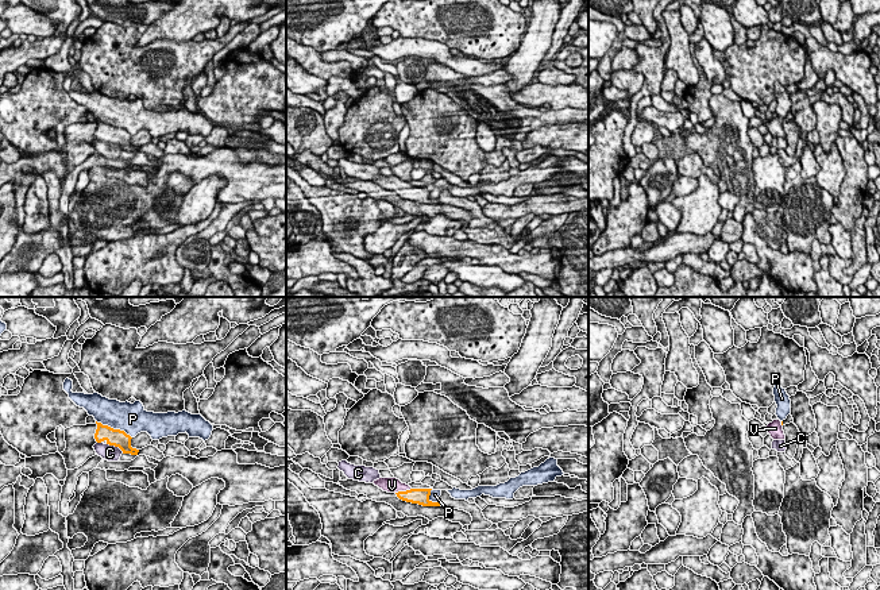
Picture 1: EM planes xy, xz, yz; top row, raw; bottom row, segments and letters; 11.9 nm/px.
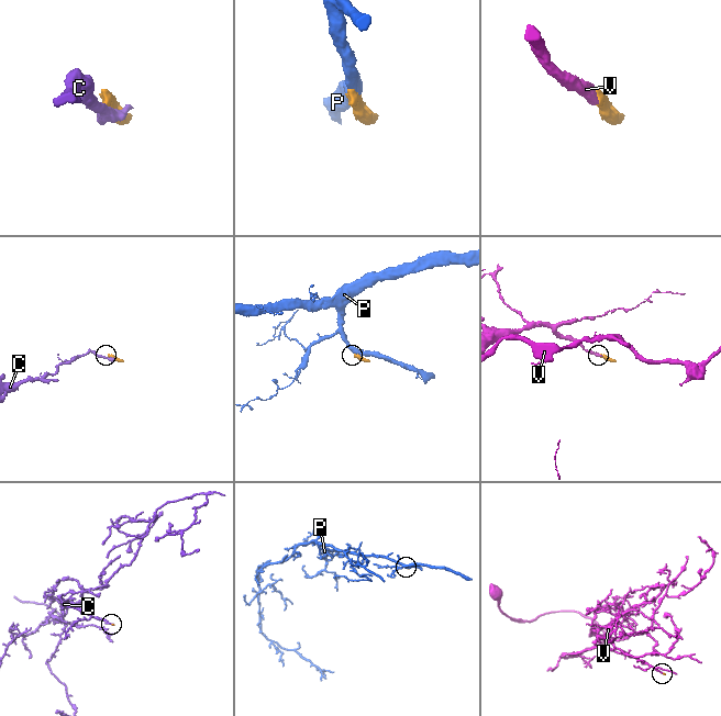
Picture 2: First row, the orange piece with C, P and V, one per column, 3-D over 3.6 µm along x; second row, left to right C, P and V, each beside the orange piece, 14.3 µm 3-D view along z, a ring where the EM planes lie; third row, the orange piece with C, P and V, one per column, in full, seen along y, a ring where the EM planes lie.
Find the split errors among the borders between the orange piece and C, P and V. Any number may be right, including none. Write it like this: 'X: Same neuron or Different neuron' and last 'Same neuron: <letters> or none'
C: Different neuron
P: Different neuron
V: Same neuron
Same neuron: V

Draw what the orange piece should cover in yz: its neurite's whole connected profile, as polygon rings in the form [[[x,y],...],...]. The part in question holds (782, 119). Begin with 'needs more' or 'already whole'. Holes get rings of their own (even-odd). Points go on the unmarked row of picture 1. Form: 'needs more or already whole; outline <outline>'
needs more; outline [[[779,116],[769,120],[765,126],[768,127],[768,131],[773,138],[786,138],[783,119],[780,119]]]

